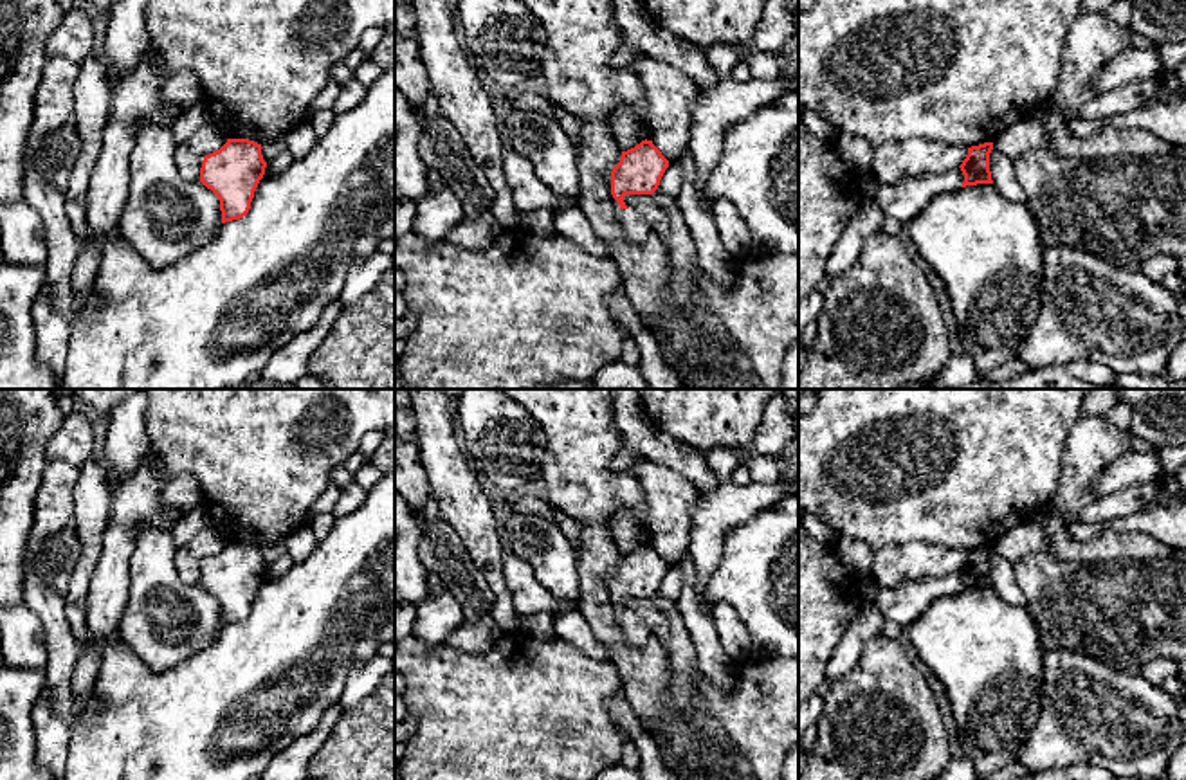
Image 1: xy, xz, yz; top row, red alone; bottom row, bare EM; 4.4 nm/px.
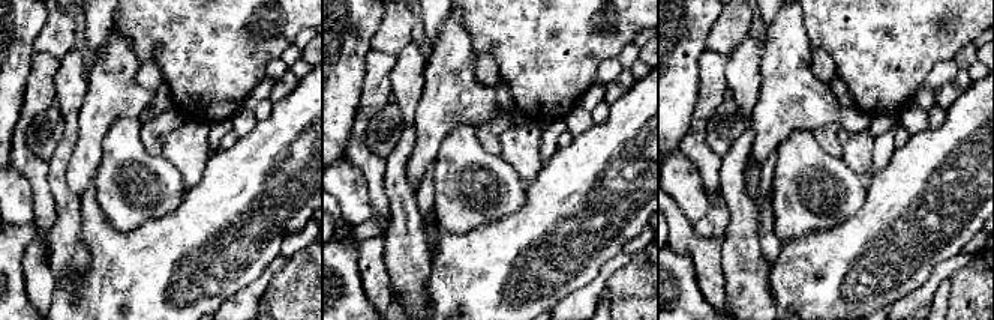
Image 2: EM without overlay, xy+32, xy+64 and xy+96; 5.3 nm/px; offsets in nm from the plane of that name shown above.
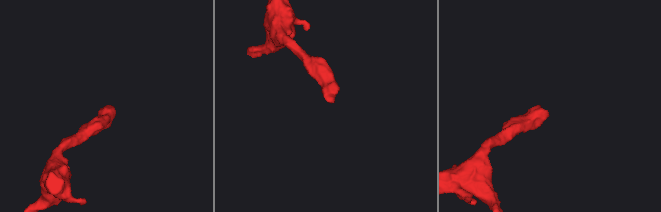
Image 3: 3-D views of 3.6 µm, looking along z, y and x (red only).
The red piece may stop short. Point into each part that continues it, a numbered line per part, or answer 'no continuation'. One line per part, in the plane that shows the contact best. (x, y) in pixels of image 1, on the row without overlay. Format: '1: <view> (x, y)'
1: xz (635, 631)

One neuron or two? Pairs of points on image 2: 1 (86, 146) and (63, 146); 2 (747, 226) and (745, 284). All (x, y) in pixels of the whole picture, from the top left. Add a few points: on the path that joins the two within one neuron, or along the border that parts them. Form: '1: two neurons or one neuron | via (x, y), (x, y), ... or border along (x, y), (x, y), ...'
1: two neurons | border along (80, 111), (80, 132), (68, 166), (66, 181)
2: one neuron | via (745, 241), (745, 269)

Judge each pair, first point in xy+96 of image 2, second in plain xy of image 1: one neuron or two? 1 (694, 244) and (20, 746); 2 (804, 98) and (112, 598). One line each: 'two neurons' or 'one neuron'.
1: two neurons
2: one neuron

